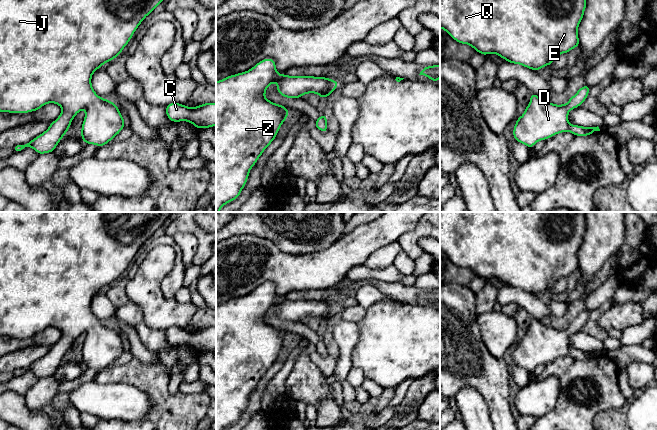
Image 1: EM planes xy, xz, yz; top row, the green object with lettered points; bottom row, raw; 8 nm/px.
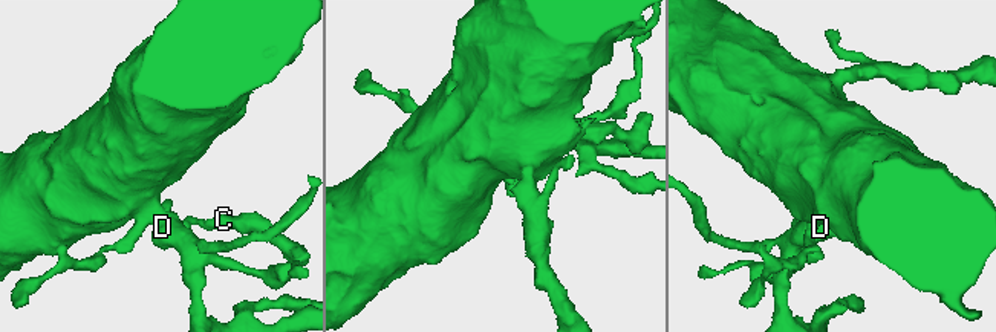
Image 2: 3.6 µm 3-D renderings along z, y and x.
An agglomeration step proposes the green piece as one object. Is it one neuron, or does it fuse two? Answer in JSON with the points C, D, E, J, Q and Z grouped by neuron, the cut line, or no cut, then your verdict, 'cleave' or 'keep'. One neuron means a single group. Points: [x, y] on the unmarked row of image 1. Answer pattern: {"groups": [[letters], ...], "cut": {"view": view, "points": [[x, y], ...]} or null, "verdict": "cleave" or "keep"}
{"groups": [["C", "D", "E", "J", "Q", "Z"]], "cut": null, "verdict": "keep"}

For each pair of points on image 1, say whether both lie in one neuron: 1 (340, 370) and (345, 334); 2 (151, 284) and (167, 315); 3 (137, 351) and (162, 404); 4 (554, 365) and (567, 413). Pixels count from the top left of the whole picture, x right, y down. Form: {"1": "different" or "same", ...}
{"1": "same", "2": "same", "3": "different", "4": "same"}

